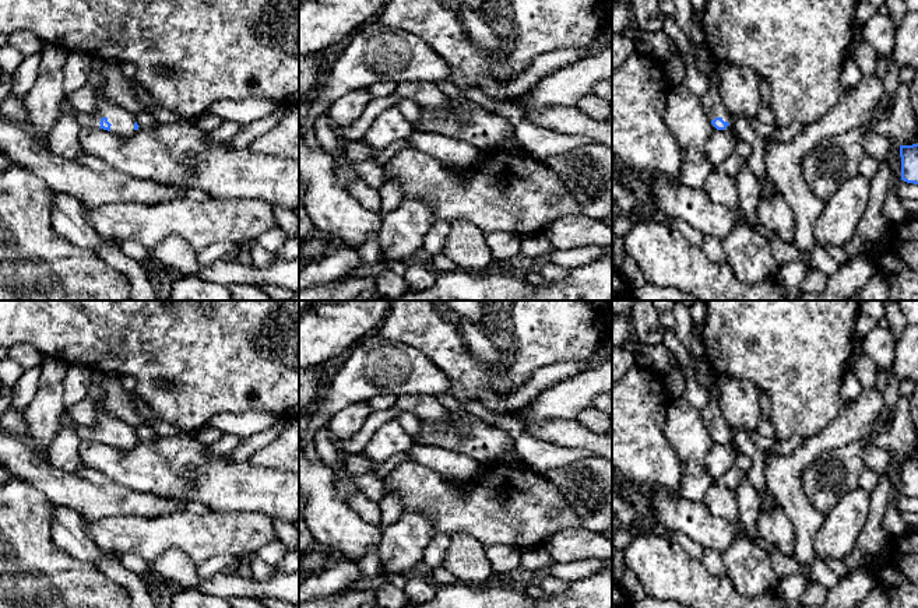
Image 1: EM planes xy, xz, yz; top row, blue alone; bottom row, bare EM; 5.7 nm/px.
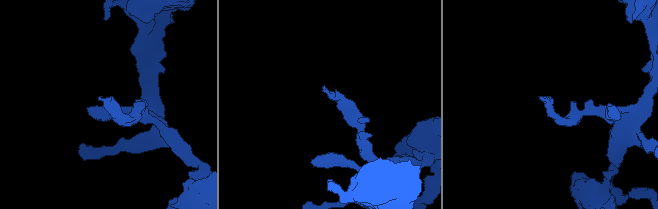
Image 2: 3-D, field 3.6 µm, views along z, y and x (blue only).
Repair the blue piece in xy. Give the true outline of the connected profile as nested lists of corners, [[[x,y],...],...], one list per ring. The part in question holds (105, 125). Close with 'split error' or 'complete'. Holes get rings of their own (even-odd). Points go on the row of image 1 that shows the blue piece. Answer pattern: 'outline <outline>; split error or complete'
outline [[[99,57],[91,59],[91,71],[88,77],[88,85],[95,92],[95,110],[91,113],[80,115],[78,122],[81,127],[96,127],[115,133],[120,137],[129,137],[138,124],[136,117],[129,110],[115,105],[102,92],[103,77],[101,74],[103,60]]]; split error

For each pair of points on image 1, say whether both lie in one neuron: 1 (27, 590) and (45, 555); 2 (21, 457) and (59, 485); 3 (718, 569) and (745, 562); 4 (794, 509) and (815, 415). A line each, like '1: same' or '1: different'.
1: same
2: same
3: different
4: different

